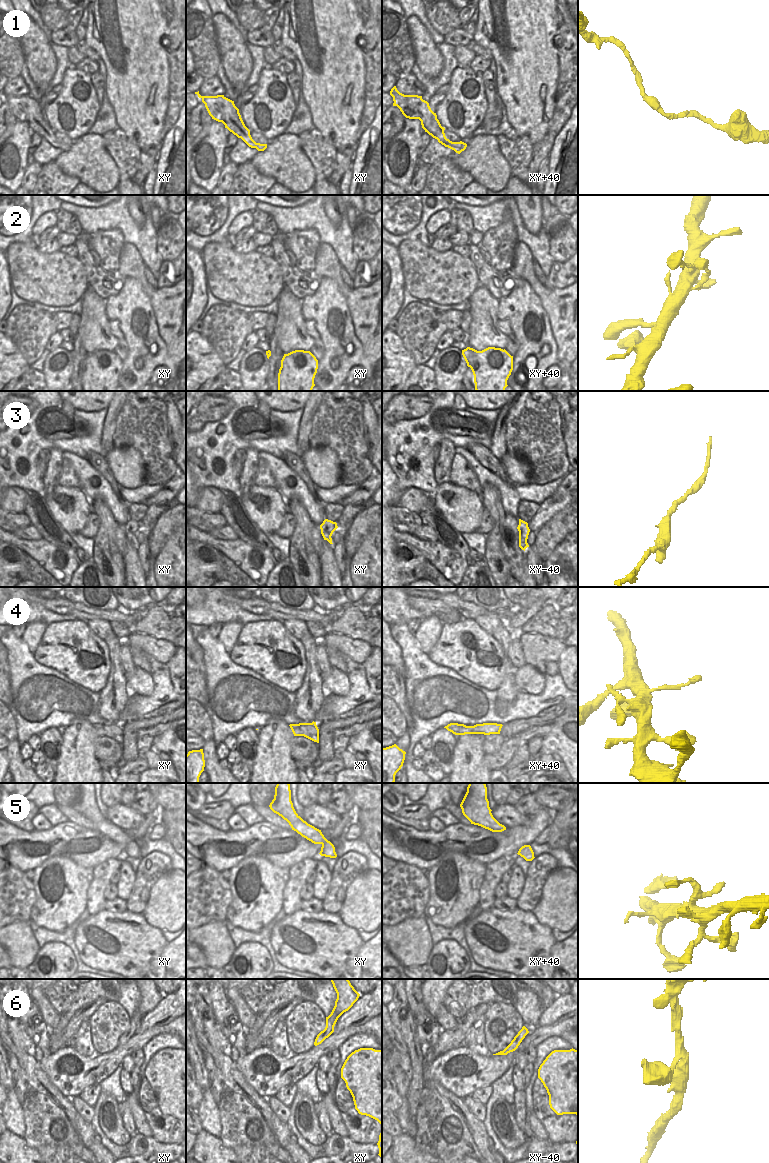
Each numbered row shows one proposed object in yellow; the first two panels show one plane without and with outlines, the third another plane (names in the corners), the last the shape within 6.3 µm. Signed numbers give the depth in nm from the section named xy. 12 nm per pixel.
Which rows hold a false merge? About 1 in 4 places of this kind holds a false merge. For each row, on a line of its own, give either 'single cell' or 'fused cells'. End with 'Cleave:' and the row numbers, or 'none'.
1: single cell
2: single cell
3: single cell
4: single cell
5: single cell
6: single cell
Cleave: none

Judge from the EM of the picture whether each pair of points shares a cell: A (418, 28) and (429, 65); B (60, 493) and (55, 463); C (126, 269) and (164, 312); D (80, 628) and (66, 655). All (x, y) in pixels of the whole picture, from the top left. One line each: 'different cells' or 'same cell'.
A: same cell
B: different cells
C: same cell
D: same cell

